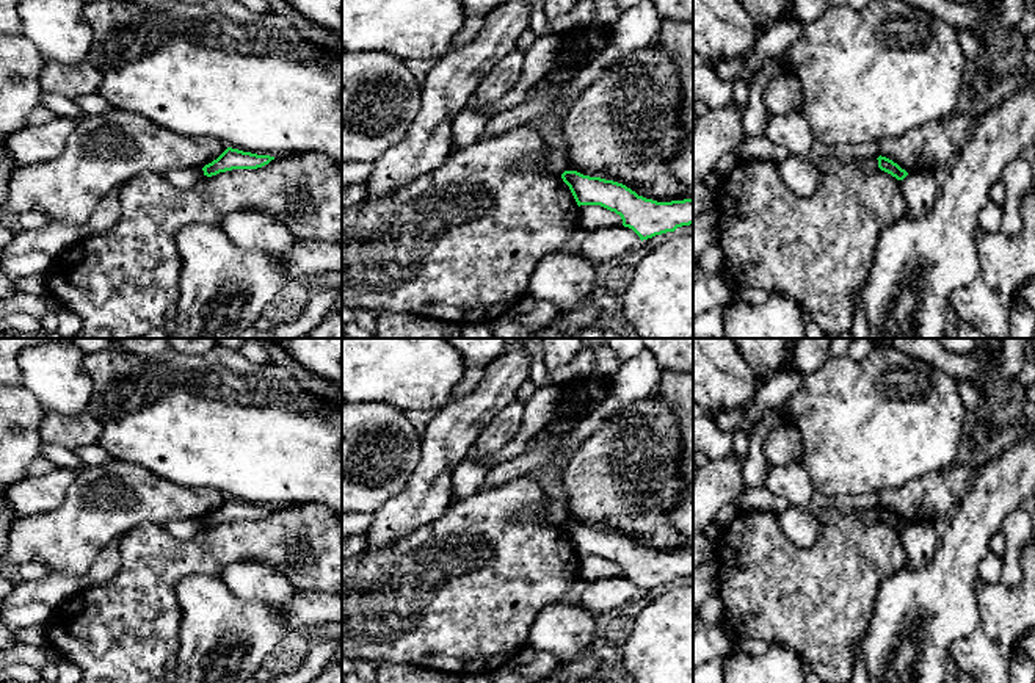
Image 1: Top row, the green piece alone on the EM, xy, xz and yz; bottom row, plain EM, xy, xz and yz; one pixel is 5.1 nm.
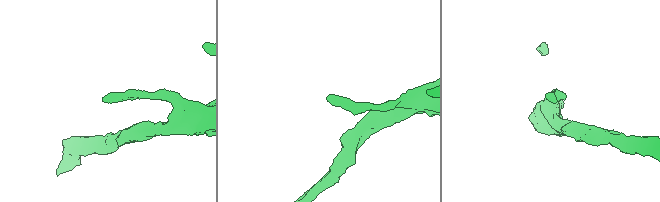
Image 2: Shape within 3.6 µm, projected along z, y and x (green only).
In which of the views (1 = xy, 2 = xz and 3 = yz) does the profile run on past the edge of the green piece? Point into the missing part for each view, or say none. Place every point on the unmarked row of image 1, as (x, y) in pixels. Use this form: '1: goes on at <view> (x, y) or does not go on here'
1: does not go on here
2: does not go on here
3: does not go on here

